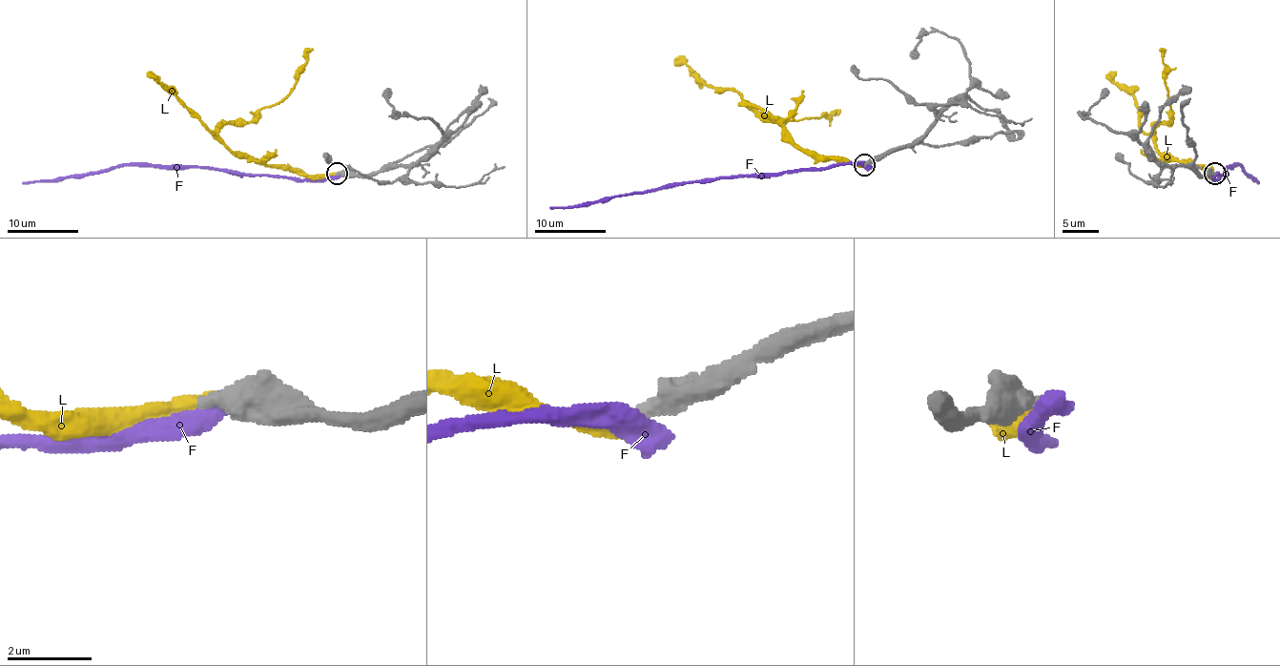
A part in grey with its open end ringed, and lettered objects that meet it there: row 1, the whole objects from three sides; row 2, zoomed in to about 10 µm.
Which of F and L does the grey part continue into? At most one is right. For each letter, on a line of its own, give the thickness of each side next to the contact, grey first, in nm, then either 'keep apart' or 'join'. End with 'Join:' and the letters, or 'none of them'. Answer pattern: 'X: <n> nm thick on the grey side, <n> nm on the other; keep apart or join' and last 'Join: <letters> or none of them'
F: 480 nm thick on the grey side, 700 nm on the other; keep apart
L: 360 nm thick on the grey side, 400 nm on the other; join
Join: L

